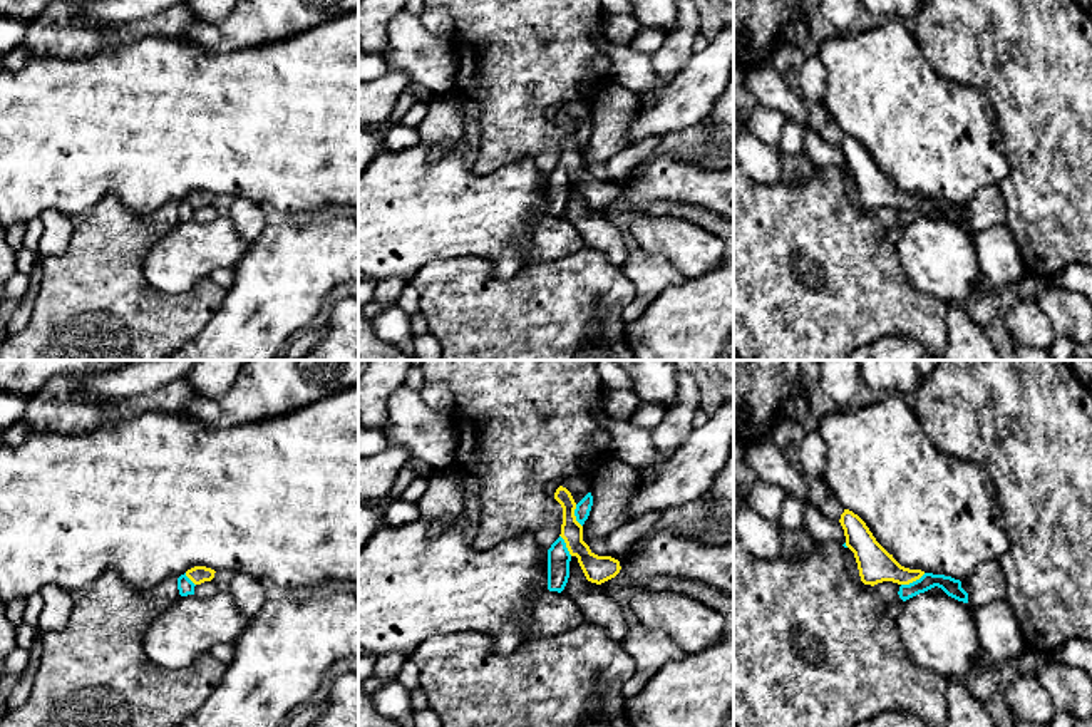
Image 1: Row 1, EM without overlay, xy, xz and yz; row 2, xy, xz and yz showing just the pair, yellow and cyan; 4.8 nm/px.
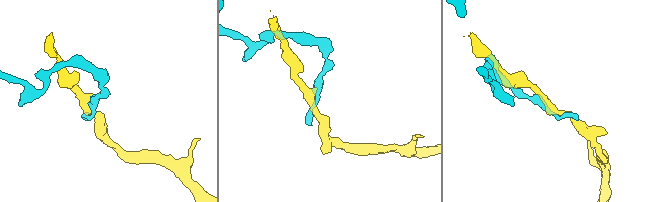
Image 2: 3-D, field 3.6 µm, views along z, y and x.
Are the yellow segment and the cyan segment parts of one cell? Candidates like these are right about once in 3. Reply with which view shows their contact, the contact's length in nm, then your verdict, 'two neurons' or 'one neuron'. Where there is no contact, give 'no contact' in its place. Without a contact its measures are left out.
contact in yz; length 130 nm; two neurons

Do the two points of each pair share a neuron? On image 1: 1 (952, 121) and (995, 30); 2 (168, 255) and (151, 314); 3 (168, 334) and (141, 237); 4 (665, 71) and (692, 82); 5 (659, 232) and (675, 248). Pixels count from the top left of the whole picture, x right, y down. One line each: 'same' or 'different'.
1: different
2: different
3: same
4: different
5: same

